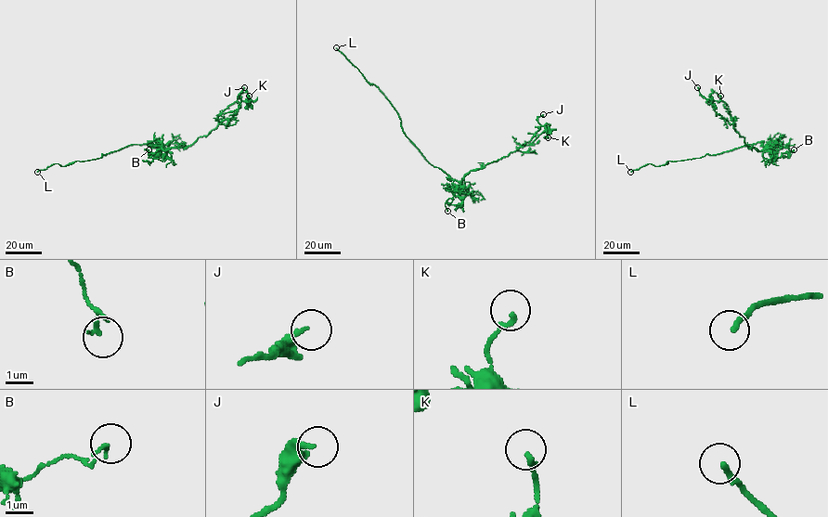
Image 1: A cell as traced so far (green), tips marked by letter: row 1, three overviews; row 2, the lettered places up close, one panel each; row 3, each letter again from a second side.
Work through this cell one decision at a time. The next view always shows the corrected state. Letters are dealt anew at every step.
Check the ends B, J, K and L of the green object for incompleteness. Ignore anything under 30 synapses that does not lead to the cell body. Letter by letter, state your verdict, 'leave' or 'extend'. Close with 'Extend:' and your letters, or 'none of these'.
B: leave
J: leave
K: leave
L: extend
Extend: L

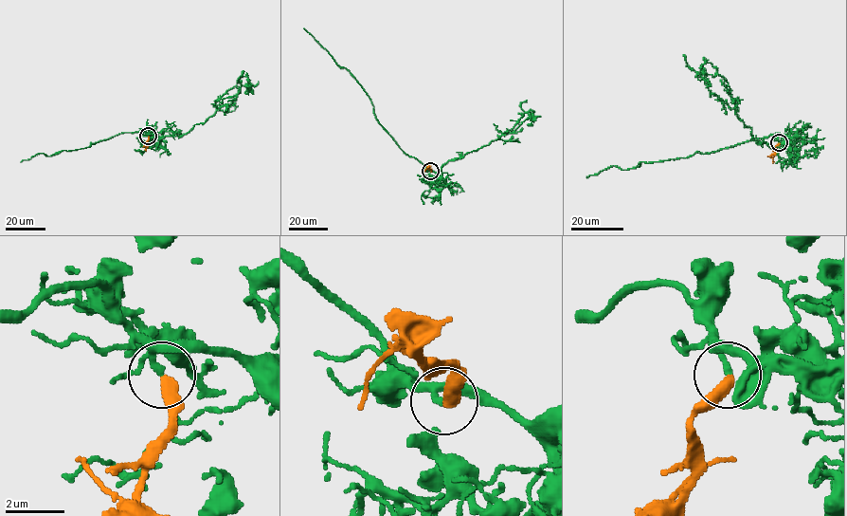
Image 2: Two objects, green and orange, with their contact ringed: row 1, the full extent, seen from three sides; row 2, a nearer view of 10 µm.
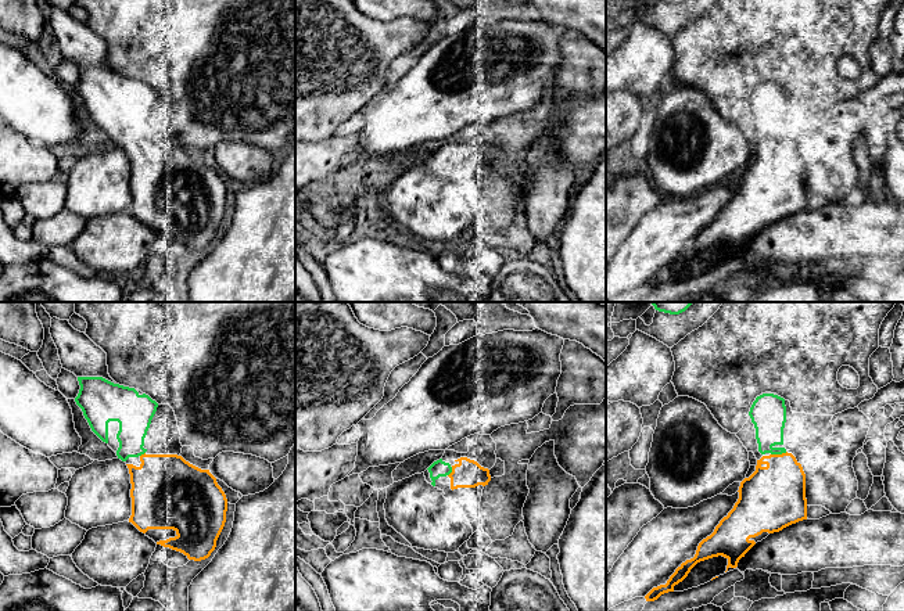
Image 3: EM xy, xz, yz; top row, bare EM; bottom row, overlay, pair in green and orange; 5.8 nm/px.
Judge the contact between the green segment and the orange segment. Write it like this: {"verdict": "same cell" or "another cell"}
{"verdict": "same cell"}

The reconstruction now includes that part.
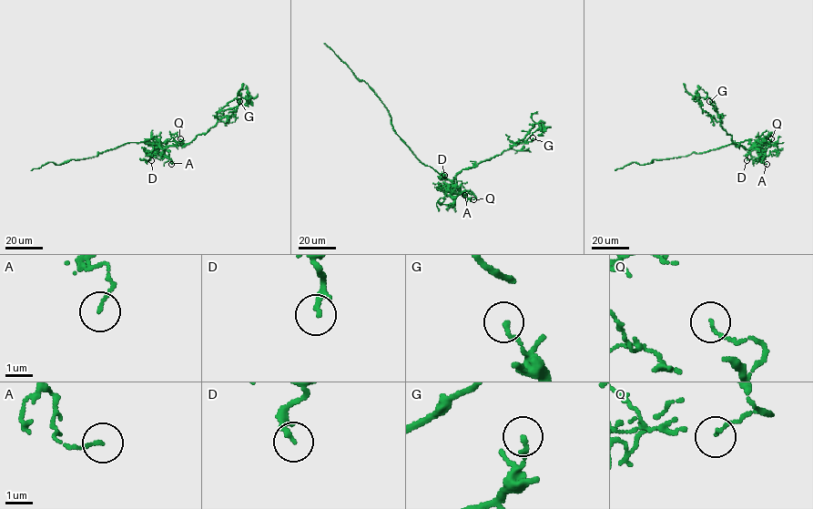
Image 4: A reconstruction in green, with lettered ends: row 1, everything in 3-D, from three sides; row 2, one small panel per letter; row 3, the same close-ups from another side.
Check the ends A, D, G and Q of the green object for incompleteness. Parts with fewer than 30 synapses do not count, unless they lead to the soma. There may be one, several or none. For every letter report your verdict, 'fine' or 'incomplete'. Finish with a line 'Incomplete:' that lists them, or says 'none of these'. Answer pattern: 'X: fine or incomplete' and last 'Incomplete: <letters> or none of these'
A: fine
D: fine
G: fine
Q: fine
Incomplete: none of these

